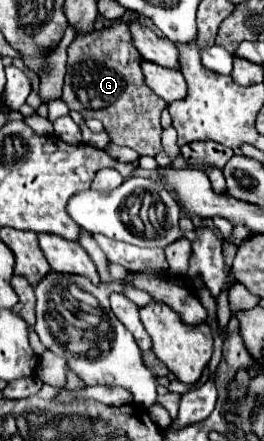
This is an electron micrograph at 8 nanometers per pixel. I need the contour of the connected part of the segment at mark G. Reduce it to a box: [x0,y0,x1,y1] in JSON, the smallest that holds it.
[63,21,167,157]

